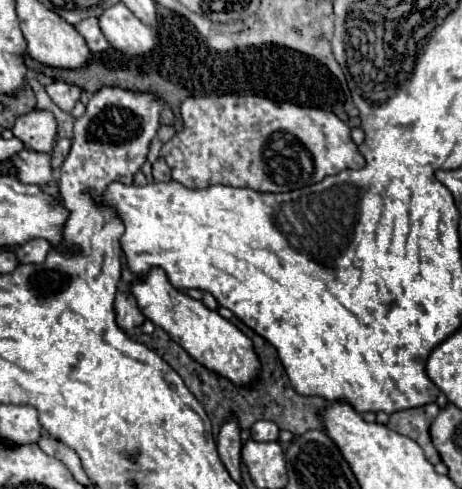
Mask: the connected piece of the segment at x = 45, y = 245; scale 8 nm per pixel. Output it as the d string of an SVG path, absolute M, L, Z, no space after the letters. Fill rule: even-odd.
M32 239L26 245L18 249L18 259L20 263L42 263L44 253L50 251L50 243L44 239ZM42 255L42 257L40 257Z

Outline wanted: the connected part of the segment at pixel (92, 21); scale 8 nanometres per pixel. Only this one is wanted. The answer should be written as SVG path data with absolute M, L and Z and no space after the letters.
M98 17L84 19L82 23L78 23L78 27L76 27L76 29L84 35L84 39L86 39L88 47L90 47L94 53L102 53L102 51L106 51L106 49L110 47L110 45L108 45L108 41L106 41L106 37L104 37L104 33L100 31Z

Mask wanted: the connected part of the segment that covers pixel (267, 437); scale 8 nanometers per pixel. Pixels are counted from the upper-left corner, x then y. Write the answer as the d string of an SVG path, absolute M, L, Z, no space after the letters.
M268 421L254 423L250 429L250 439L254 439L254 441L278 441L276 423L268 423Z

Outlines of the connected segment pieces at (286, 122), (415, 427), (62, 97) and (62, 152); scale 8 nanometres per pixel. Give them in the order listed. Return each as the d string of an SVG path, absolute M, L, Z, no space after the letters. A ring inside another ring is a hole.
M218 95L186 99L182 103L182 119L184 129L162 145L162 157L172 169L172 179L190 189L228 185L248 187L258 193L286 193L320 183L324 177L344 169L362 169L366 165L358 145L350 137L350 127L325 109L276 103L258 95Z
M428 403L424 407L416 407L416 409L406 409L406 411L396 411L390 415L390 429L402 433L402 435L410 435L422 449L426 459L436 465L440 463L440 455L436 451L436 447L430 441L430 425L438 415L438 405L436 403Z
M54 81L52 85L48 85L46 87L46 93L50 95L50 99L62 109L62 111L72 111L74 109L74 105L76 105L76 101L80 99L80 87L76 87L76 85L68 85L68 83L64 83L64 81Z
M58 139L56 141L56 145L54 145L52 153L50 153L52 155L52 169L58 169L62 165L62 161L66 159L66 155L70 151L70 145L72 145L70 139Z

